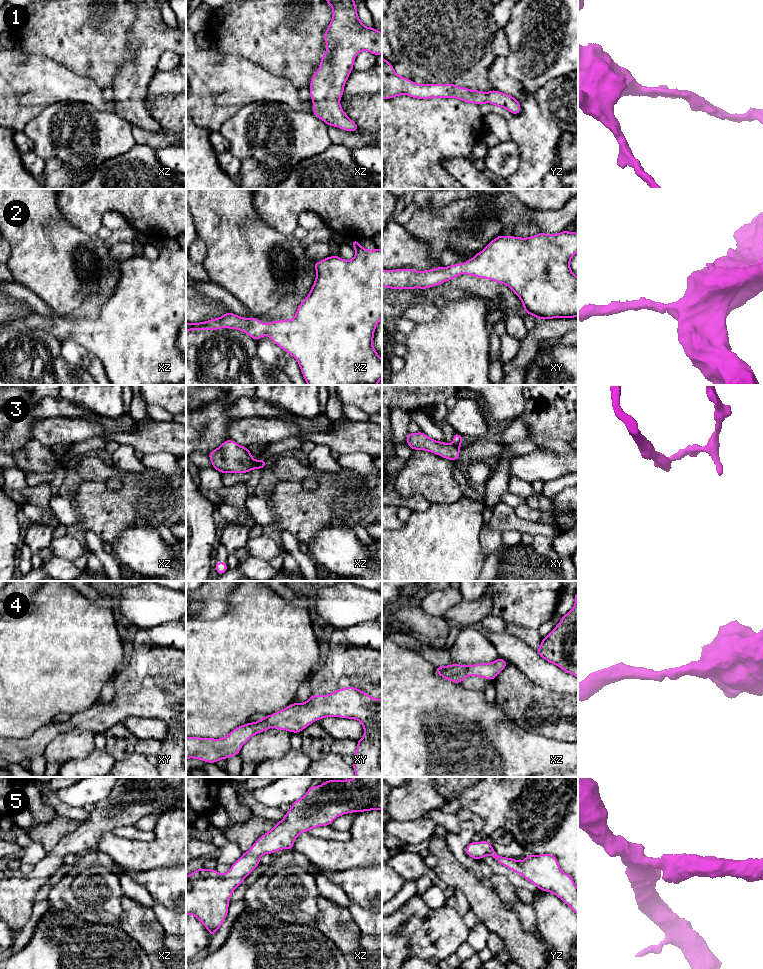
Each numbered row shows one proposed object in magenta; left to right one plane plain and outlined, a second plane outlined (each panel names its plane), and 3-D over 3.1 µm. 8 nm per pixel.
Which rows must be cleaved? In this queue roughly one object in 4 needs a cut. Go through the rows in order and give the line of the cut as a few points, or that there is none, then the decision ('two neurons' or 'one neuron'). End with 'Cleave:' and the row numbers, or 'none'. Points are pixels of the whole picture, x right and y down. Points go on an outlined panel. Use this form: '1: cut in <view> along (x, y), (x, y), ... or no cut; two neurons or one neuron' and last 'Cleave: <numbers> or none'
1: no cut; one neuron
2: no cut; one neuron
3: cut in xy along (453, 443), (459, 447); two neurons
4: no cut; one neuron
5: no cut; one neuron
Cleave: 3

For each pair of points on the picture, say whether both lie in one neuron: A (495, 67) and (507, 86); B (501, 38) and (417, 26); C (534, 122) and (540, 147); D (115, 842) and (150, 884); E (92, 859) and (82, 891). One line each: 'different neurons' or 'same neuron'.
A: same neuron
B: different neurons
C: same neuron
D: different neurons
E: different neurons

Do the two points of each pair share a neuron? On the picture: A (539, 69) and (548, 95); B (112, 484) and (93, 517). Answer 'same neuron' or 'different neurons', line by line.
A: different neurons
B: different neurons

